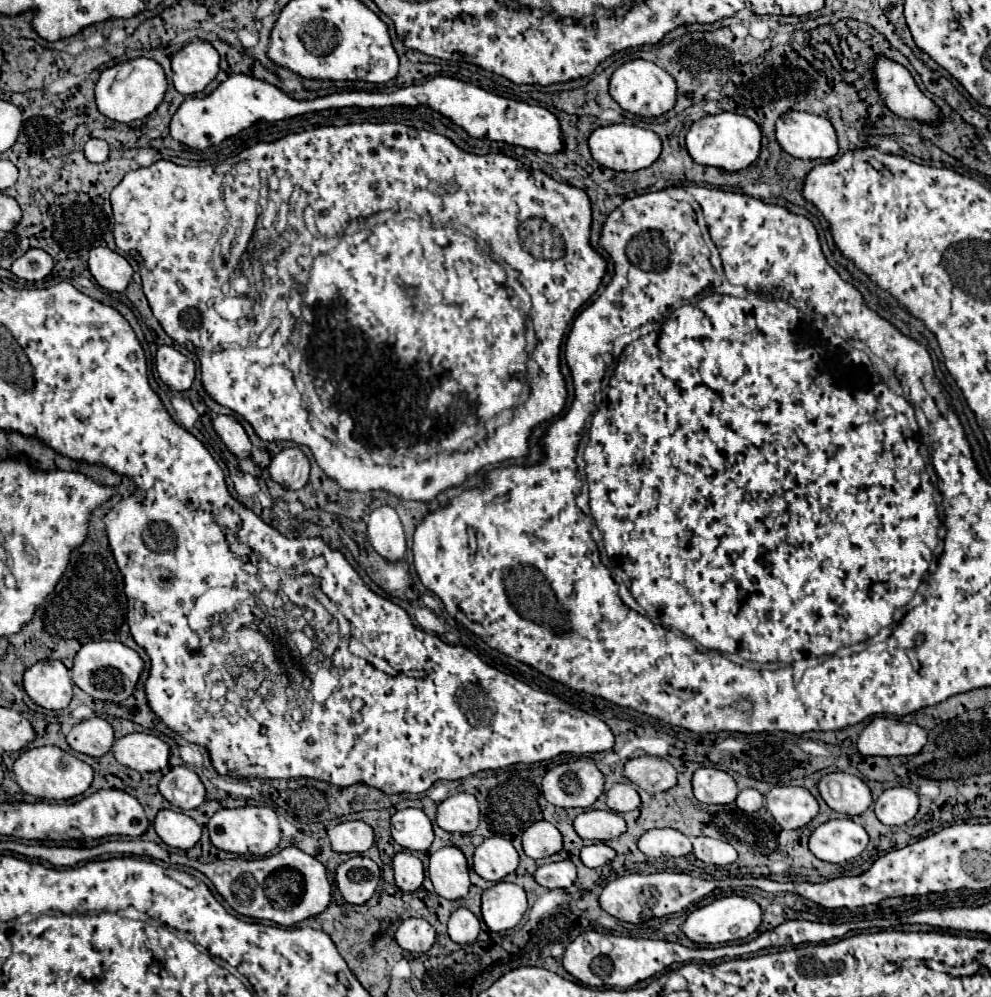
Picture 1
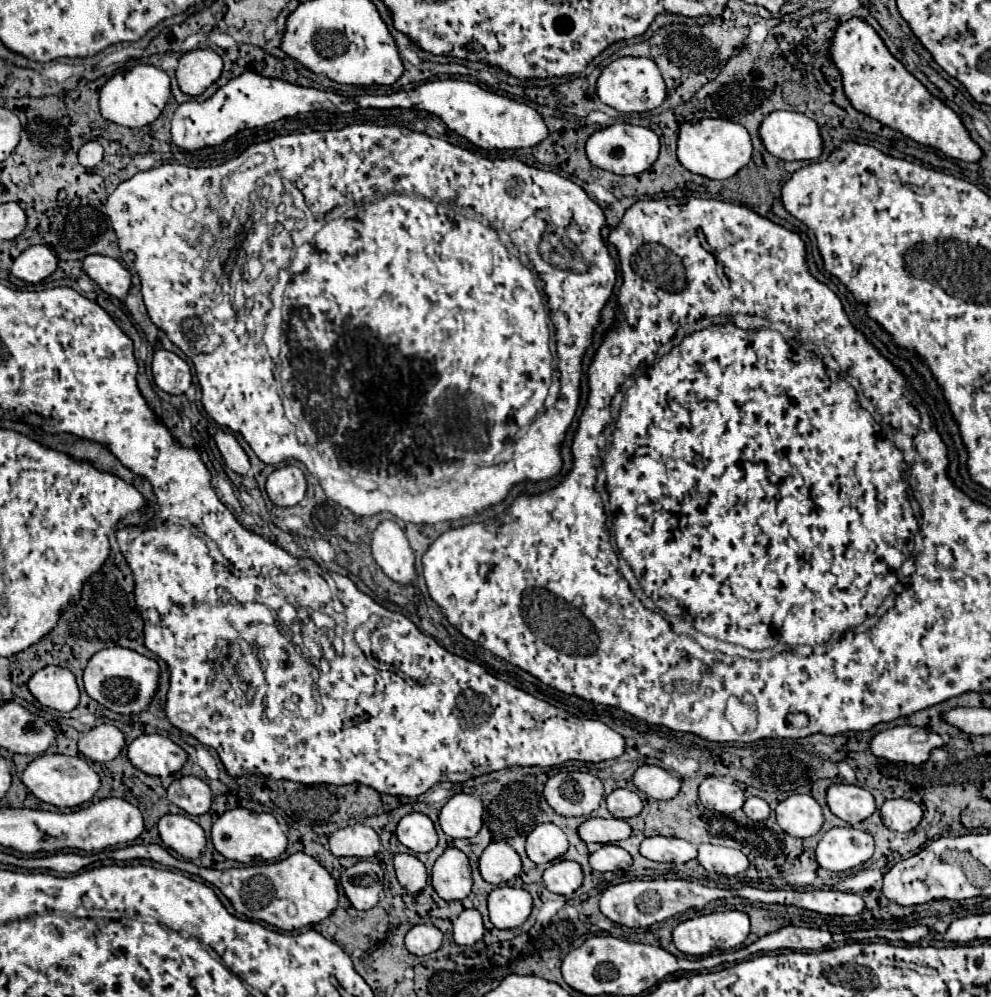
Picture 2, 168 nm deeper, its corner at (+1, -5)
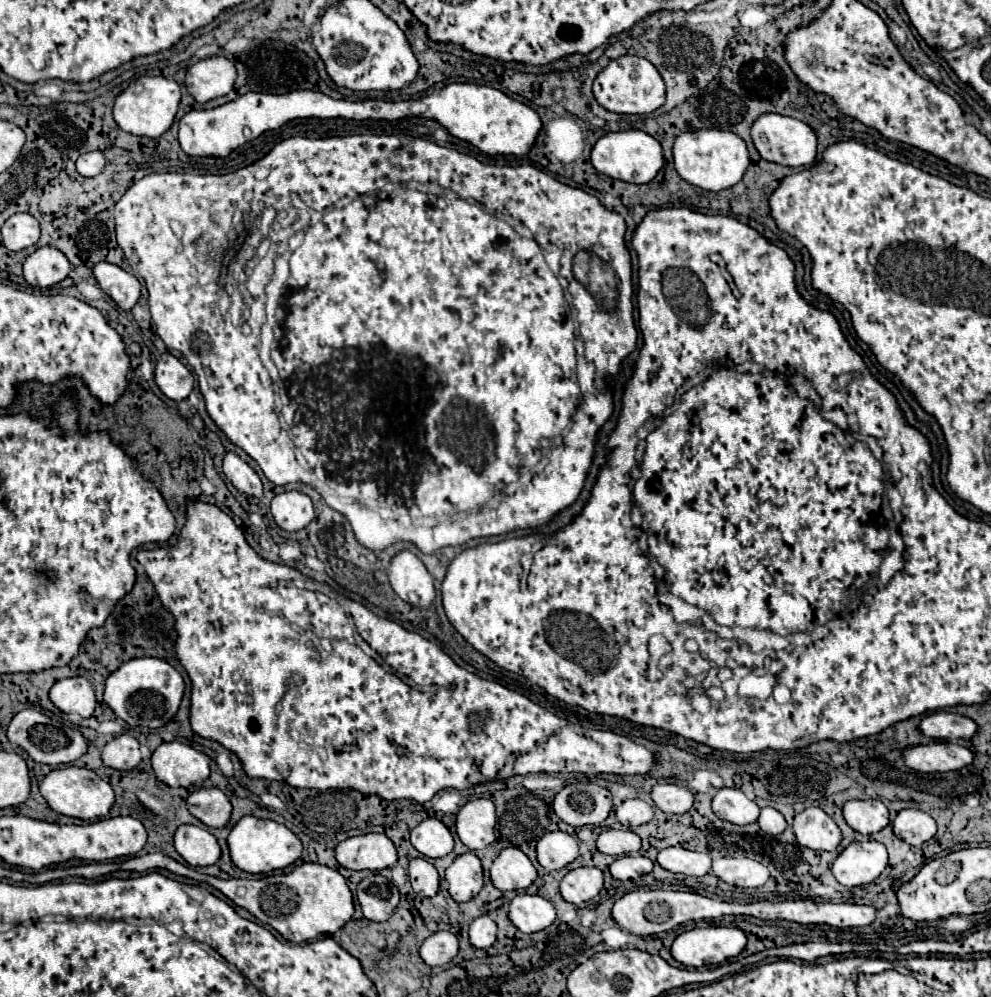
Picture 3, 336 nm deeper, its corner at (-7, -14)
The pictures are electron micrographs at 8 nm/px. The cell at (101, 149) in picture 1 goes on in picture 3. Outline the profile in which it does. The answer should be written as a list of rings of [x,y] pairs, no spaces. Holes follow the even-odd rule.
[[[88,152],[76,160],[76,170],[88,178],[98,176],[104,170],[104,166],[106,166],[106,158],[102,152]]]

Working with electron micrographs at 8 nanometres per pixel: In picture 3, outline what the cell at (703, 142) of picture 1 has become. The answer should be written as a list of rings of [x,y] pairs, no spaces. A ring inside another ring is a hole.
[[[702,128],[676,136],[672,146],[672,158],[674,158],[674,168],[682,180],[714,192],[738,184],[750,164],[748,150],[742,138],[738,138],[732,132],[712,130],[712,128]]]

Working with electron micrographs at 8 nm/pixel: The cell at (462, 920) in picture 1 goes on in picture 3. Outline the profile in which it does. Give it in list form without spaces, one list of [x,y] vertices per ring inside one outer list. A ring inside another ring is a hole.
[[[480,916],[470,924],[468,936],[470,936],[472,946],[490,948],[496,942],[496,932],[498,932],[496,922],[492,918],[488,918],[488,916]]]

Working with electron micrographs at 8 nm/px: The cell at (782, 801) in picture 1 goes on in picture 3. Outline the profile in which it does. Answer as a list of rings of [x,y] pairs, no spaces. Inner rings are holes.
[[[806,808],[794,818],[794,834],[798,844],[810,850],[834,852],[842,842],[838,824],[820,808]]]

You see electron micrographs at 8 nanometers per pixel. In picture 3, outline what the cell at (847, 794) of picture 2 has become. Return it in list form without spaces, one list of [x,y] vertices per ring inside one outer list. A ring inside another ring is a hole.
[[[850,800],[844,804],[844,818],[850,828],[868,836],[890,824],[888,808],[880,800]]]

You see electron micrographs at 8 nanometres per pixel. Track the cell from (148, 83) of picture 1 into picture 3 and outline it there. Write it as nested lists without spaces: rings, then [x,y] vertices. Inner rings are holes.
[[[140,76],[116,98],[114,120],[128,134],[158,138],[172,126],[178,112],[180,96],[182,94],[176,80],[170,80],[164,76]]]

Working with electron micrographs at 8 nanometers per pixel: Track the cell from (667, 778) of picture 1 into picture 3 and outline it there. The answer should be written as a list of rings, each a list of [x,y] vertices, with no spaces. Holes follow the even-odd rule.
[[[656,784],[652,800],[666,814],[686,814],[694,804],[694,794],[678,784]]]

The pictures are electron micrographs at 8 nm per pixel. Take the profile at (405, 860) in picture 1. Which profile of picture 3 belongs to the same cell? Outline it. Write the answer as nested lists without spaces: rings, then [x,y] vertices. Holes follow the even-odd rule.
[[[426,858],[410,860],[408,876],[410,876],[412,888],[418,896],[428,898],[428,896],[434,896],[438,892],[438,884],[440,884],[438,870]]]

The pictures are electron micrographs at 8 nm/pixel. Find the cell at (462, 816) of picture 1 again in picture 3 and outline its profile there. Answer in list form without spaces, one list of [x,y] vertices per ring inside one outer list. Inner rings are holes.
[[[488,798],[470,800],[456,816],[456,830],[460,840],[470,848],[486,848],[494,842],[496,808]]]

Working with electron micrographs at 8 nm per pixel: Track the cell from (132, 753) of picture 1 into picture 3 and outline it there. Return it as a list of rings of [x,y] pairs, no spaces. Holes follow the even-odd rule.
[[[166,742],[154,750],[152,768],[160,782],[172,788],[188,788],[208,780],[210,758],[188,744]]]

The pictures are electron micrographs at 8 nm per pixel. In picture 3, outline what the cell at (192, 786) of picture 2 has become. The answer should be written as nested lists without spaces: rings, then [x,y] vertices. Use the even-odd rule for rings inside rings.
[[[200,788],[188,796],[188,810],[208,828],[224,828],[230,822],[232,804],[218,788]]]

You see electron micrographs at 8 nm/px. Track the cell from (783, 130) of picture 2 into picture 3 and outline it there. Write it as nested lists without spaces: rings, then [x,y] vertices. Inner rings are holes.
[[[766,112],[758,116],[758,120],[754,120],[750,128],[750,138],[758,154],[768,162],[782,164],[782,166],[812,166],[816,160],[816,136],[808,124],[796,118]]]

